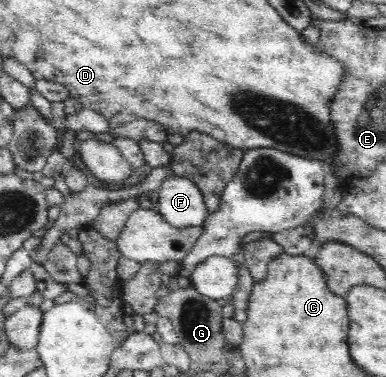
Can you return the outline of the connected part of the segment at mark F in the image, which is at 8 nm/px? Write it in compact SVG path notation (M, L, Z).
M167 176L158 190L161 216L177 228L203 226L209 216L206 200L187 176Z

